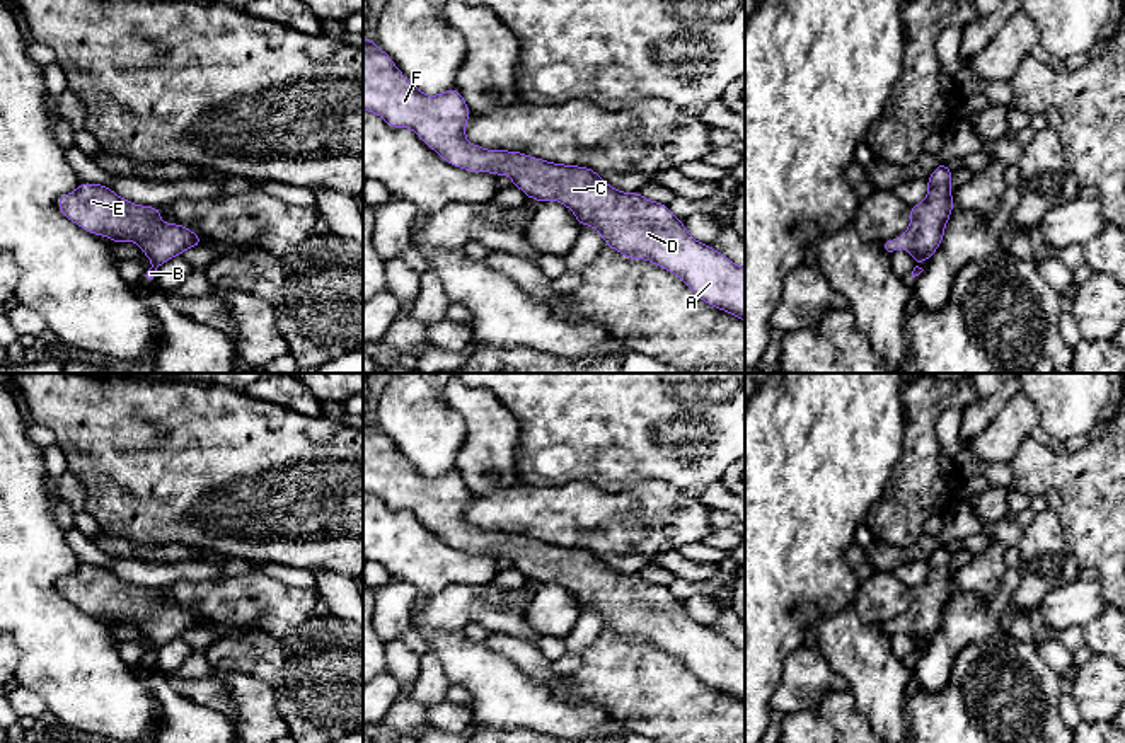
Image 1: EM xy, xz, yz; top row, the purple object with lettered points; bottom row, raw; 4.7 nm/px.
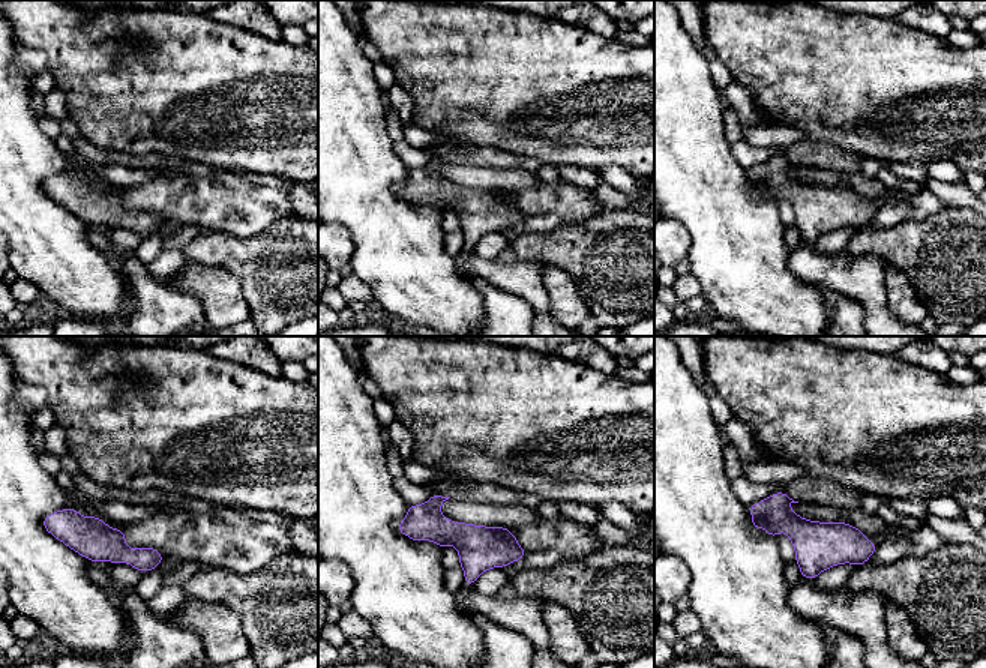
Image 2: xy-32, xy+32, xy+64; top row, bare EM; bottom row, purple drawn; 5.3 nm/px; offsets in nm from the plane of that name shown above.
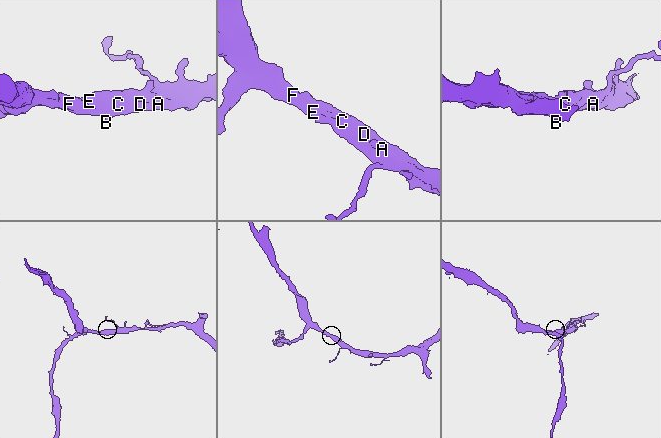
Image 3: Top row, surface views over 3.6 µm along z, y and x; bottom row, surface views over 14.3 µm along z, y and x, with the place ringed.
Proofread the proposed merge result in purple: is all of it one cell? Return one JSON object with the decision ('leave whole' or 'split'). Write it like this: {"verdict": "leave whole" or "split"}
{"verdict": "leave whole"}

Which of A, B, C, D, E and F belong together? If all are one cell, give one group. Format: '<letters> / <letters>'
A B C D E F

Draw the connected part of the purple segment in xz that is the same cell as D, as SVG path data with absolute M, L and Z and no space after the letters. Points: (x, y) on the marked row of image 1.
M372 37L363 39L363 111L375 112L392 128L412 130L453 167L494 176L508 174L511 184L527 198L540 203L552 199L568 206L581 227L591 225L603 242L624 257L646 259L677 274L702 302L745 322L745 268L711 245L697 242L666 204L649 201L641 193L614 189L590 167L554 164L523 152L488 150L469 143L465 126L472 111L462 94L455 87L438 95L423 94Z

